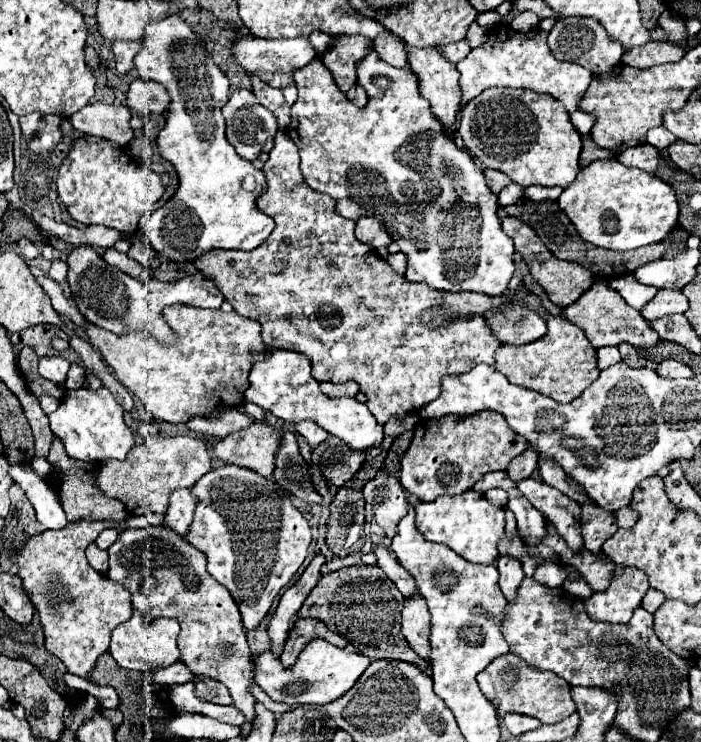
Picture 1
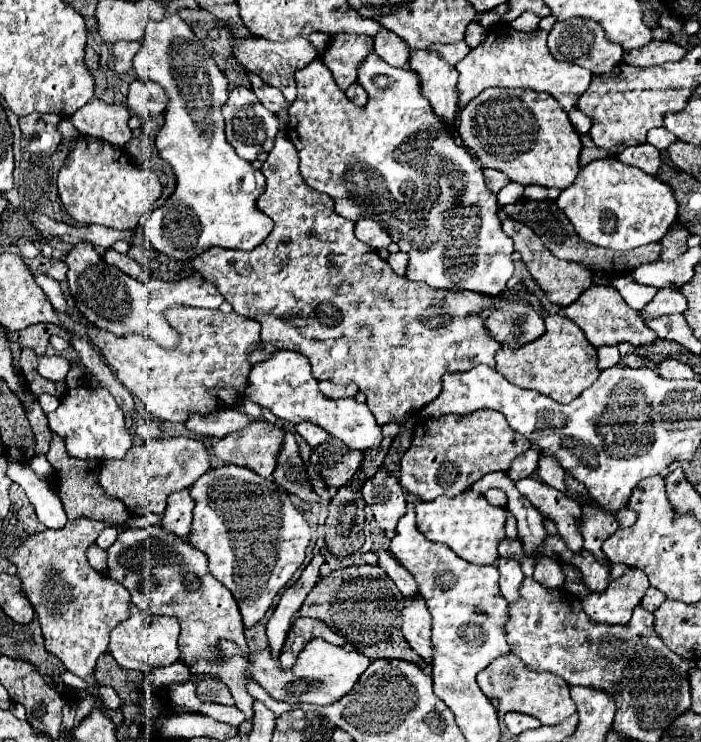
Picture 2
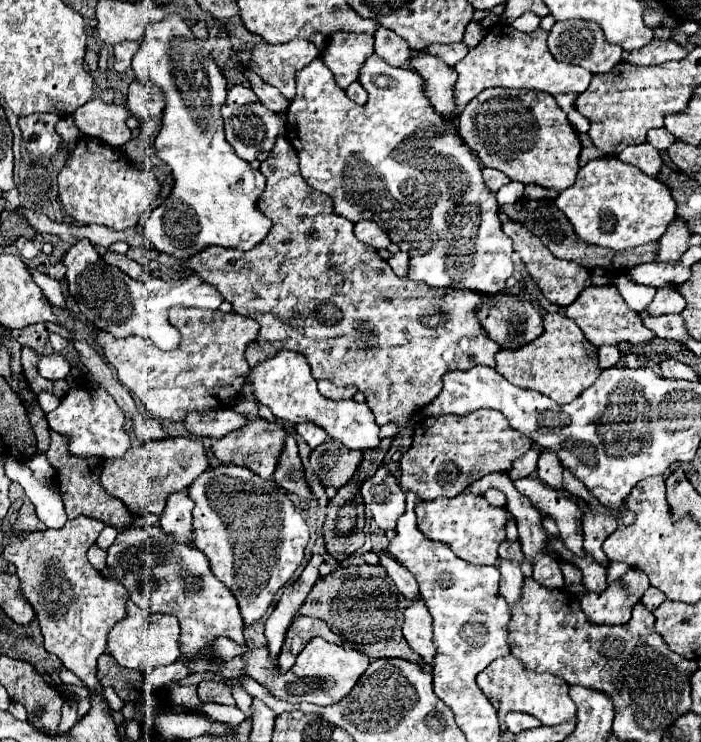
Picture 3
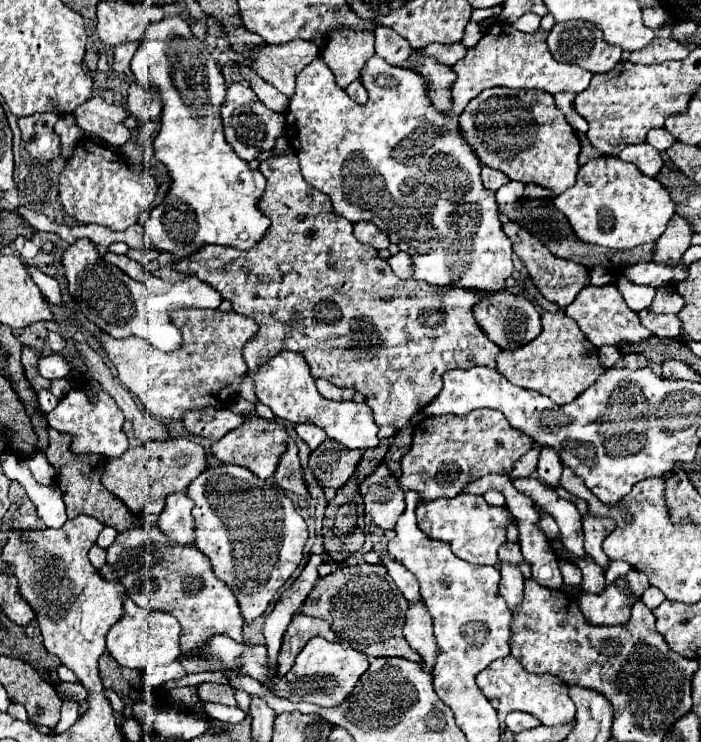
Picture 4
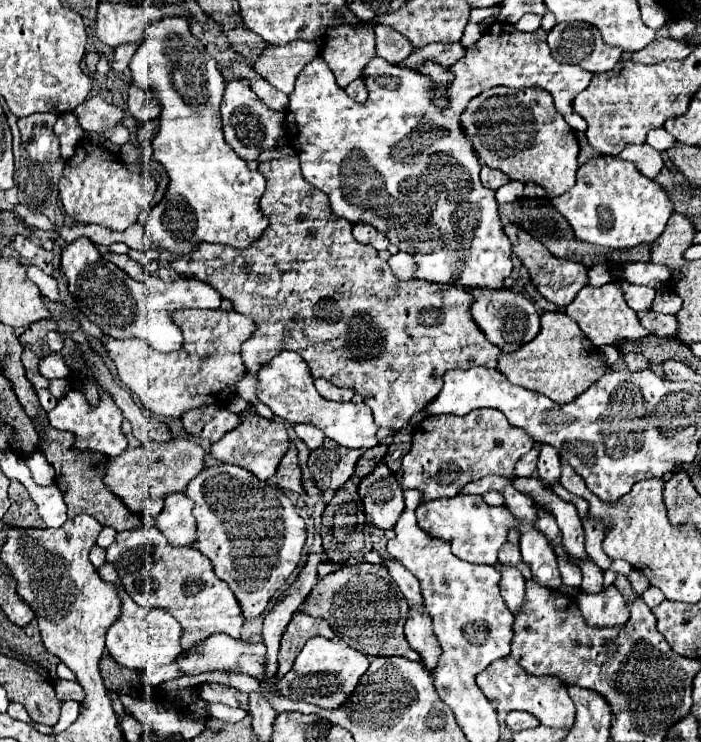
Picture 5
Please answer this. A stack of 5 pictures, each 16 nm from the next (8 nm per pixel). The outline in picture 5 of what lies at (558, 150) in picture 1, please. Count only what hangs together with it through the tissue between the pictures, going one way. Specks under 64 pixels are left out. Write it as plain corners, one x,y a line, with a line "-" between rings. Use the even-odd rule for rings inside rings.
496,86
472,98
460,116
460,126
482,164
502,170
510,180
534,182
548,190
550,196
560,196
572,188
578,170
578,140
574,130
556,112
554,100
540,88
516,90

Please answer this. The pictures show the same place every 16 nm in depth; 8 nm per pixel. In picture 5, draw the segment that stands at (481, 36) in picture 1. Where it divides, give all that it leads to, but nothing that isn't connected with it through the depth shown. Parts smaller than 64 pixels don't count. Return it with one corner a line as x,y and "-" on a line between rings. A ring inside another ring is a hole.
470,22
468,26
466,26
466,30
464,30
464,36
462,36
462,44
468,48
470,44
474,44
476,40
480,40
480,36
482,36
482,30
480,30
480,26
478,24
474,24
474,22

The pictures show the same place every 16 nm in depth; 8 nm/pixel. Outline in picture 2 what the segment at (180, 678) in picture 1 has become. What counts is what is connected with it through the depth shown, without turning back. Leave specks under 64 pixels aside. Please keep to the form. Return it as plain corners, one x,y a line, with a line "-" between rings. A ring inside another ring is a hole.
174,662
172,666
168,668
158,668
152,672
150,680
156,684
156,686
164,686
164,684
182,684
186,680
192,678
192,672
186,668
184,662

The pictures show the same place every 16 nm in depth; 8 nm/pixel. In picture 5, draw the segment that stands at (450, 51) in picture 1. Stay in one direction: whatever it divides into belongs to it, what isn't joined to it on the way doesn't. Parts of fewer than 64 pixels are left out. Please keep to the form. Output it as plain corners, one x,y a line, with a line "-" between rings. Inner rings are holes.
434,42
434,44
428,44
424,48
414,50
406,58
406,66
412,68
412,70
416,70
422,60
430,58
430,60
436,60
438,64
450,68
452,64
456,64
464,56
464,52
466,52
466,48
462,44
458,44
458,42
456,44
438,44
438,42

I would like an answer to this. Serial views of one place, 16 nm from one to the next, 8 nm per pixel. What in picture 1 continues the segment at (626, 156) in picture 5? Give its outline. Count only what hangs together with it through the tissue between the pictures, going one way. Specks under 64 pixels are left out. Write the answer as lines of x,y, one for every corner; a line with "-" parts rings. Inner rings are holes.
650,144
626,148
616,158
618,158
618,162
622,162
628,168
640,168
640,170
650,172
650,174
654,174
658,168
658,150

